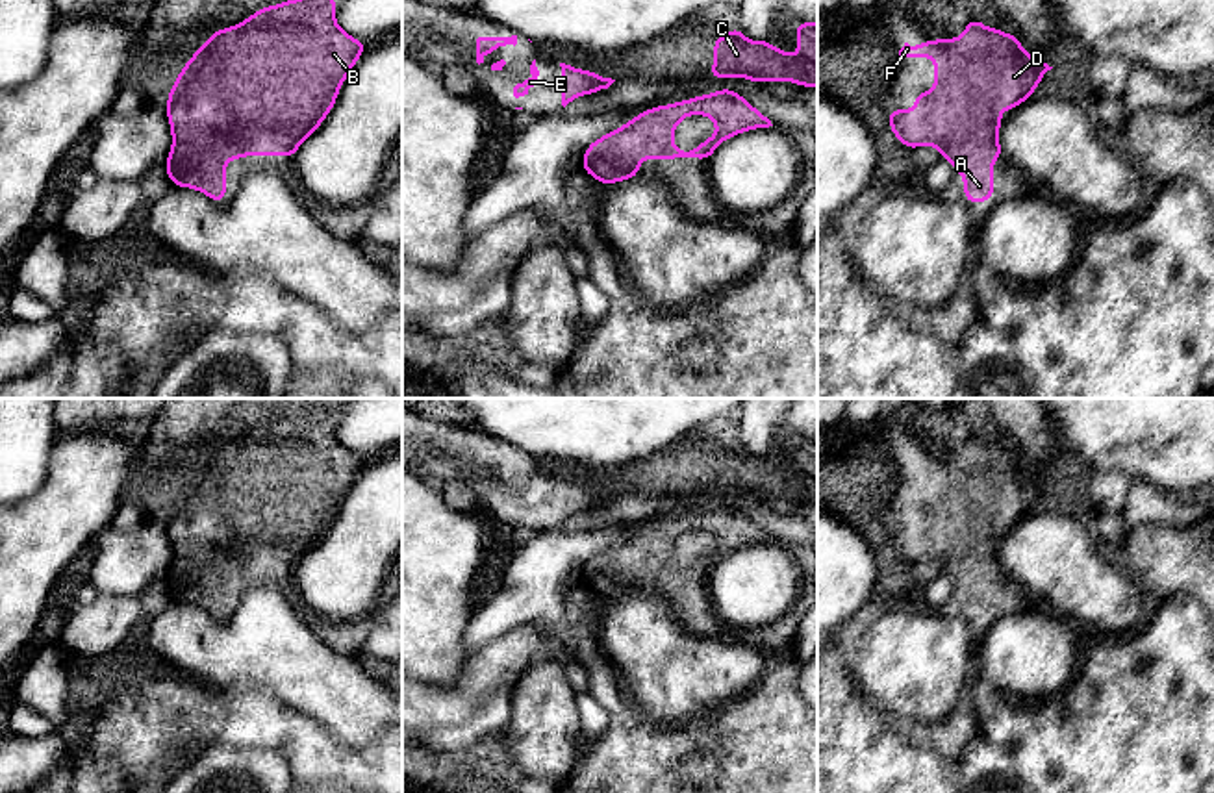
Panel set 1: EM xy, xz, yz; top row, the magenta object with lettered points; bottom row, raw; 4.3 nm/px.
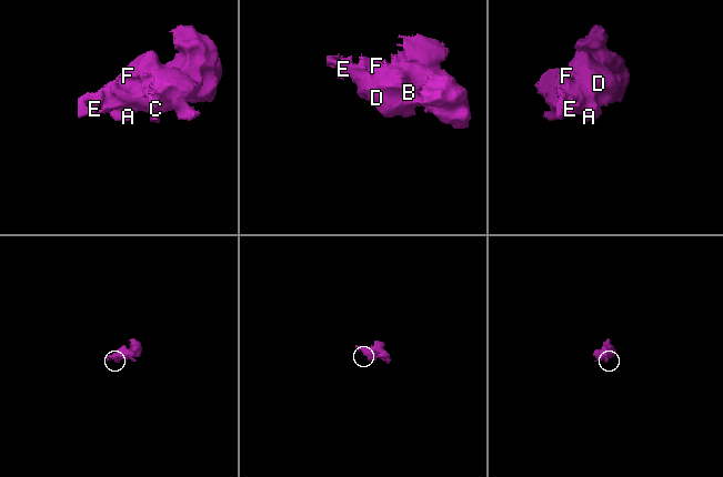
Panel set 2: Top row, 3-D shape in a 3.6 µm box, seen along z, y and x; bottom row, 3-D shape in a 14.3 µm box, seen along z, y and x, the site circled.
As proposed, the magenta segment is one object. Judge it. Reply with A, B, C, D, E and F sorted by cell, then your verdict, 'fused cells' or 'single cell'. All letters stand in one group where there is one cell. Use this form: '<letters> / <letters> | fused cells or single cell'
A B C D E F | single cell

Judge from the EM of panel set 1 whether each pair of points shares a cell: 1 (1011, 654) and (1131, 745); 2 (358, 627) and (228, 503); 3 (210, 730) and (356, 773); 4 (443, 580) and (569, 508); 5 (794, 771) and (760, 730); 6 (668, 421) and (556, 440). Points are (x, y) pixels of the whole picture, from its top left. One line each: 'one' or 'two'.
1: two
2: one
3: one
4: two
5: one
6: one

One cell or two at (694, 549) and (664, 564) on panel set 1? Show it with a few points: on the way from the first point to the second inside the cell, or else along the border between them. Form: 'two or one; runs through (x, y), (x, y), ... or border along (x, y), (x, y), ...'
two; border along (716, 547), (692, 564), (677, 564), (671, 558)

